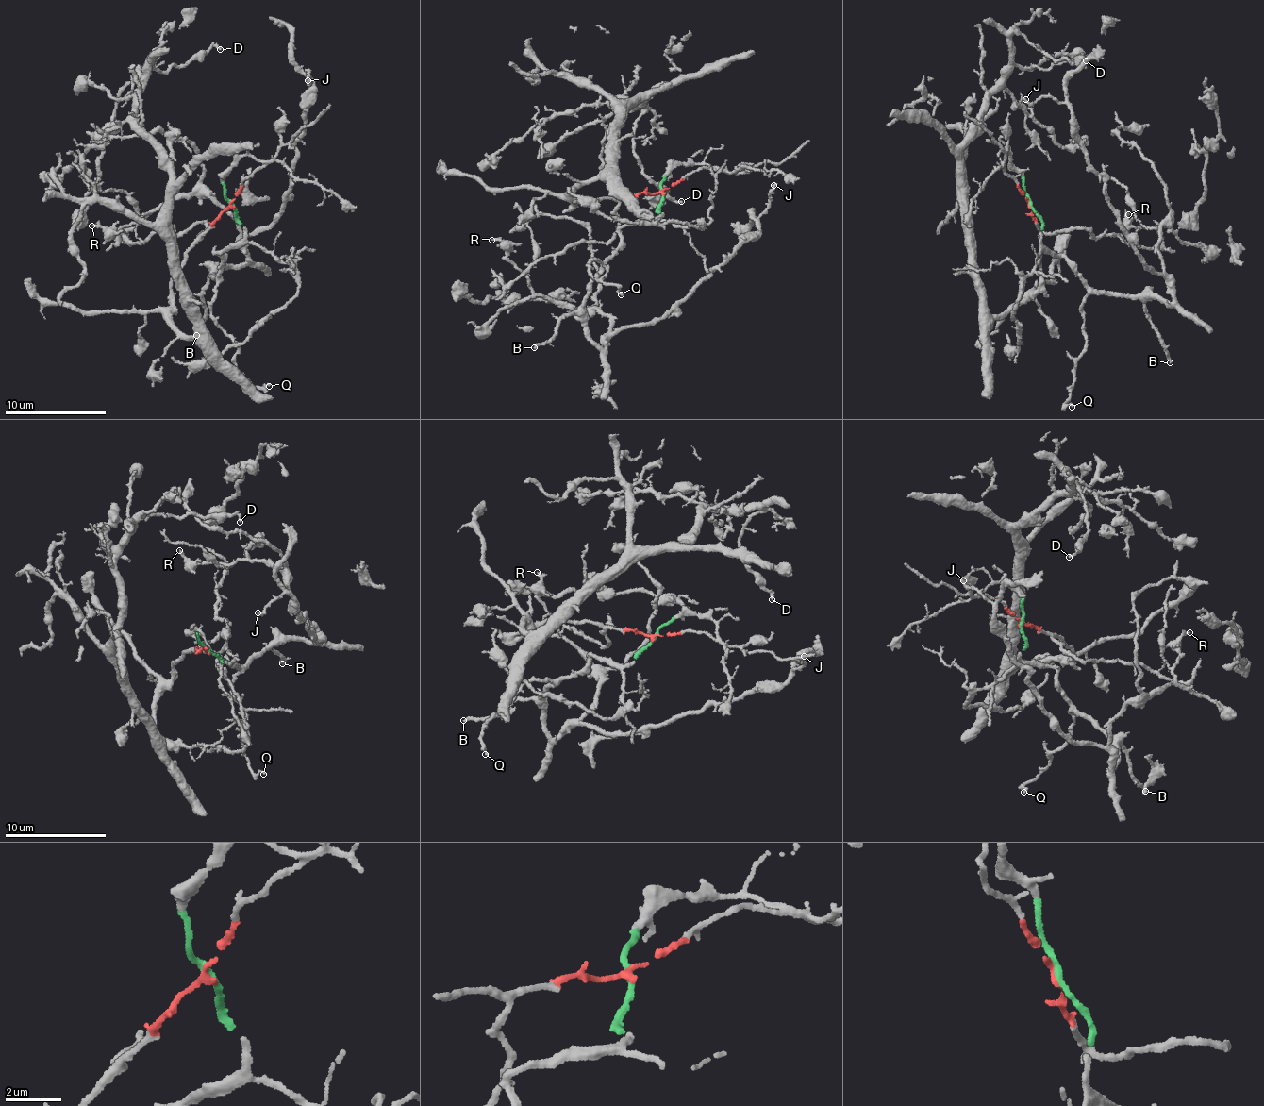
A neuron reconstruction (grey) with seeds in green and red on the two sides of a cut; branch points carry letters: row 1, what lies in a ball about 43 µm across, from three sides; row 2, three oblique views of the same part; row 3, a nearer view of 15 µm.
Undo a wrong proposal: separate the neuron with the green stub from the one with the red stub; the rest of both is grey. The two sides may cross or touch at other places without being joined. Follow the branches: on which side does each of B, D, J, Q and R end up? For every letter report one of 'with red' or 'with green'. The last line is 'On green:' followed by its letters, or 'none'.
B: with green
D: with red
J: with green
Q: with green
R: with green
On green: B, J, Q, R

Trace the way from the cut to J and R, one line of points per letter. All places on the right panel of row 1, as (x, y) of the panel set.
J: (1028, 205), (1040, 242), (1082, 282), (1172, 301), (1171, 281), (1118, 223), (1074, 113), (1048, 96), (1024, 98)
R: (1028, 205), (1040, 242), (1082, 282), (1170, 305), (1172, 284), (1157, 247), (1173, 218), (1138, 227), (1128, 213)

